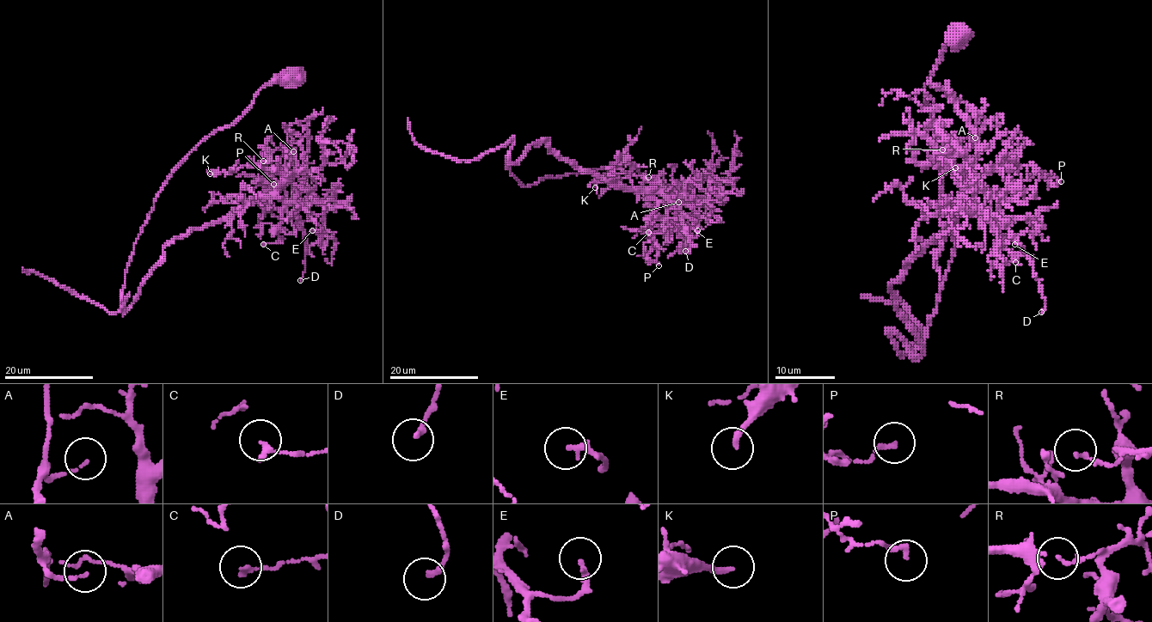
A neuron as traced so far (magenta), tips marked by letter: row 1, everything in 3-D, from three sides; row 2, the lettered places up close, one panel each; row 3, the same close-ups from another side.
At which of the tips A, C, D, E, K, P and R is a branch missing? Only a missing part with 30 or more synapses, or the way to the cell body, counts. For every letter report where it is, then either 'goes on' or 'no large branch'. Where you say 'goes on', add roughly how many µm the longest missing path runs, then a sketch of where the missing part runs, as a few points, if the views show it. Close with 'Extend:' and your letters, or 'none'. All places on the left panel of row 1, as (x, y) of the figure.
A: at (293, 151); no large branch
C: at (263, 244); no large branch
D: at (300, 280); no large branch
E: at (312, 230); no large branch
K: at (210, 173); no large branch
P: at (273, 184); no large branch
R: at (263, 161); no large branch
Extend: none

